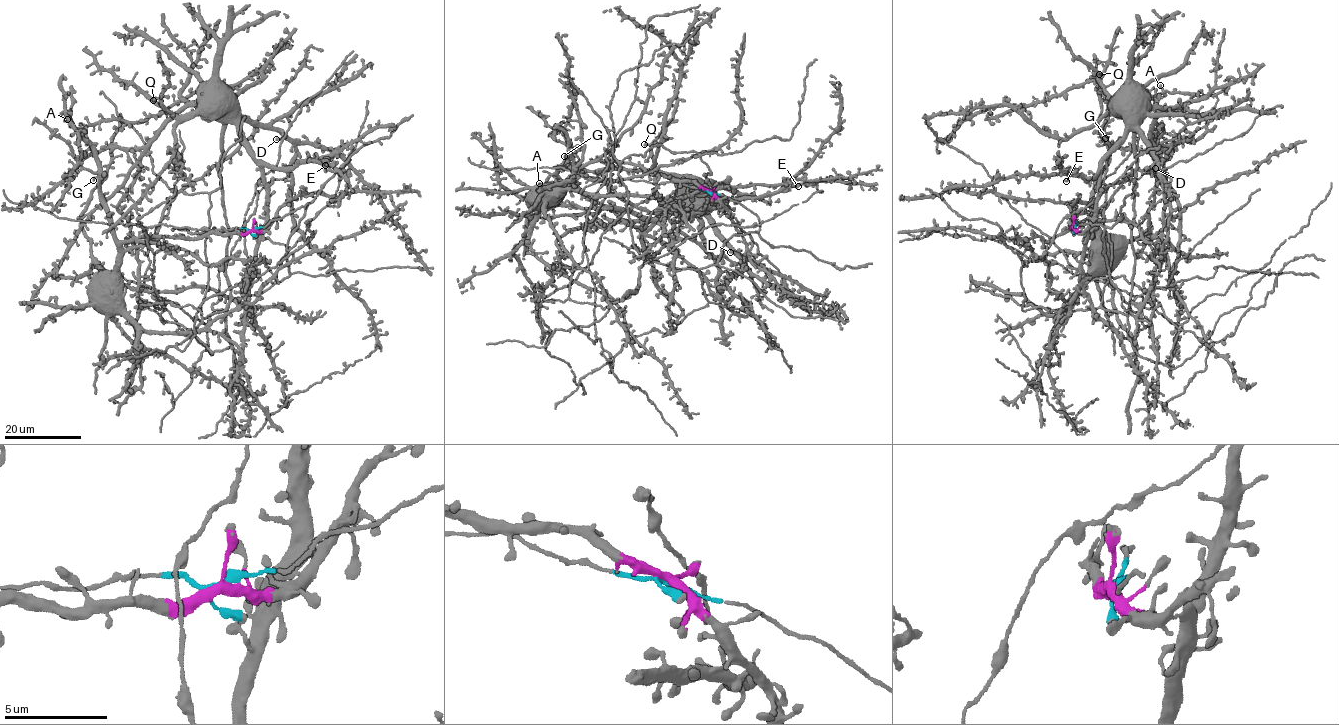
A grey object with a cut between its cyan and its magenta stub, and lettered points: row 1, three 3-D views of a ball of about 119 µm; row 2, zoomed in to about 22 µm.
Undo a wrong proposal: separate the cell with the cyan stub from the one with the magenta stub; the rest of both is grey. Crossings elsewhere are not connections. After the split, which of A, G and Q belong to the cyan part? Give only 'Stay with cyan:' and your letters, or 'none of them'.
Stay with cyan: Q

